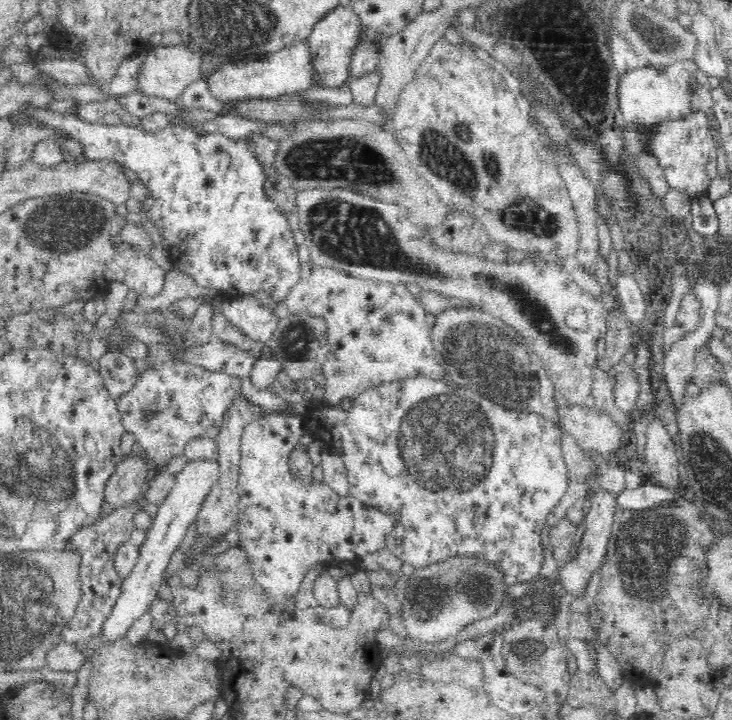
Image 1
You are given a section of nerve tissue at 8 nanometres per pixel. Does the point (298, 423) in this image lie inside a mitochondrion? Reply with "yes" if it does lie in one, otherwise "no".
no

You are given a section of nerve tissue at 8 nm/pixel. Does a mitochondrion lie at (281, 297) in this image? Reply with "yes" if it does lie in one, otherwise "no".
no

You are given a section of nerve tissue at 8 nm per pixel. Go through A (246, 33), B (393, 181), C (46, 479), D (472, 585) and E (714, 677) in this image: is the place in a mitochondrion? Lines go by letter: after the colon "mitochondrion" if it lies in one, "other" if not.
A: mitochondrion
B: mitochondrion
C: mitochondrion
D: mitochondrion
E: other

